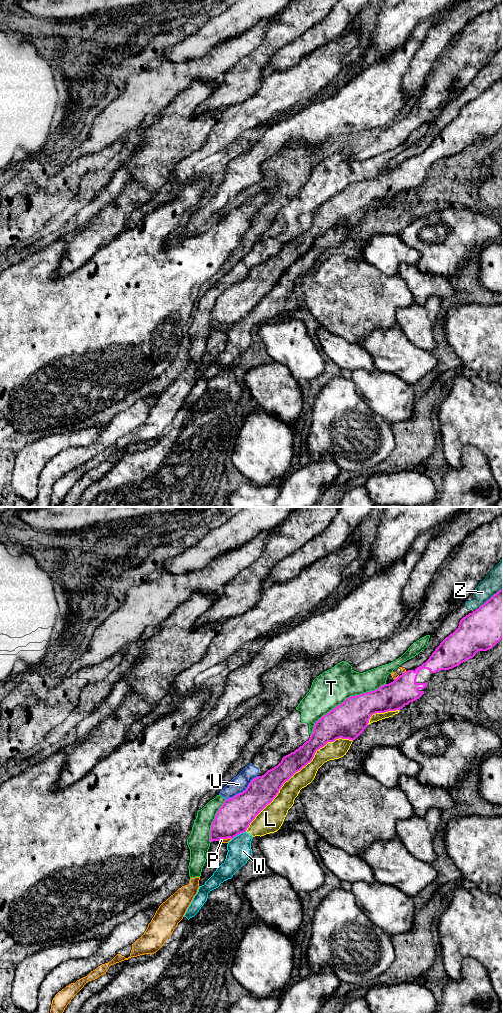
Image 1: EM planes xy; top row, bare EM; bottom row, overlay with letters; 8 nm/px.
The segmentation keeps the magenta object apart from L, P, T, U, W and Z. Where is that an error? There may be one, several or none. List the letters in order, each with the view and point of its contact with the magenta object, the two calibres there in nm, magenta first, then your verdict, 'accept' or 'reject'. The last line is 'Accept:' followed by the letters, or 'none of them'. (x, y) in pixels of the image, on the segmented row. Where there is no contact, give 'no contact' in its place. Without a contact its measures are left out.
L: xy (296, 771) | 190/150 nm | reject
P: xy (224, 838) | 280/30 nm | reject
T: xy (344, 701) | 300/280 nm | reject
U: xy (243, 791) | 280/140 nm | reject
W: xy (238, 834) | 280/190 nm | reject
Z: xy (491, 597) | 360/190 nm | reject
Accept: none of them

